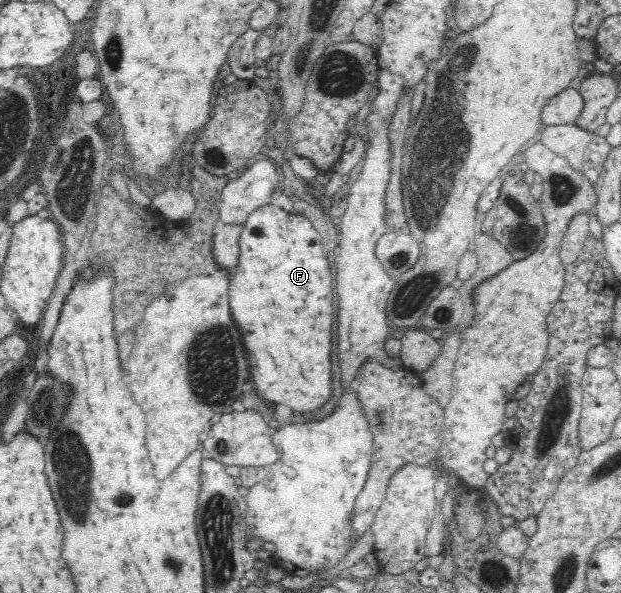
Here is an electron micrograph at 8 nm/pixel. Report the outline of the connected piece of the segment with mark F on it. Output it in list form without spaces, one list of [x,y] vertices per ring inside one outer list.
[[[267,204],[248,215],[239,236],[239,263],[230,274],[230,307],[235,322],[241,326],[251,378],[261,398],[271,404],[287,406],[297,414],[311,416],[333,398],[333,295],[334,280],[329,268],[330,256],[325,242],[330,234],[300,212],[291,214],[281,207]]]

